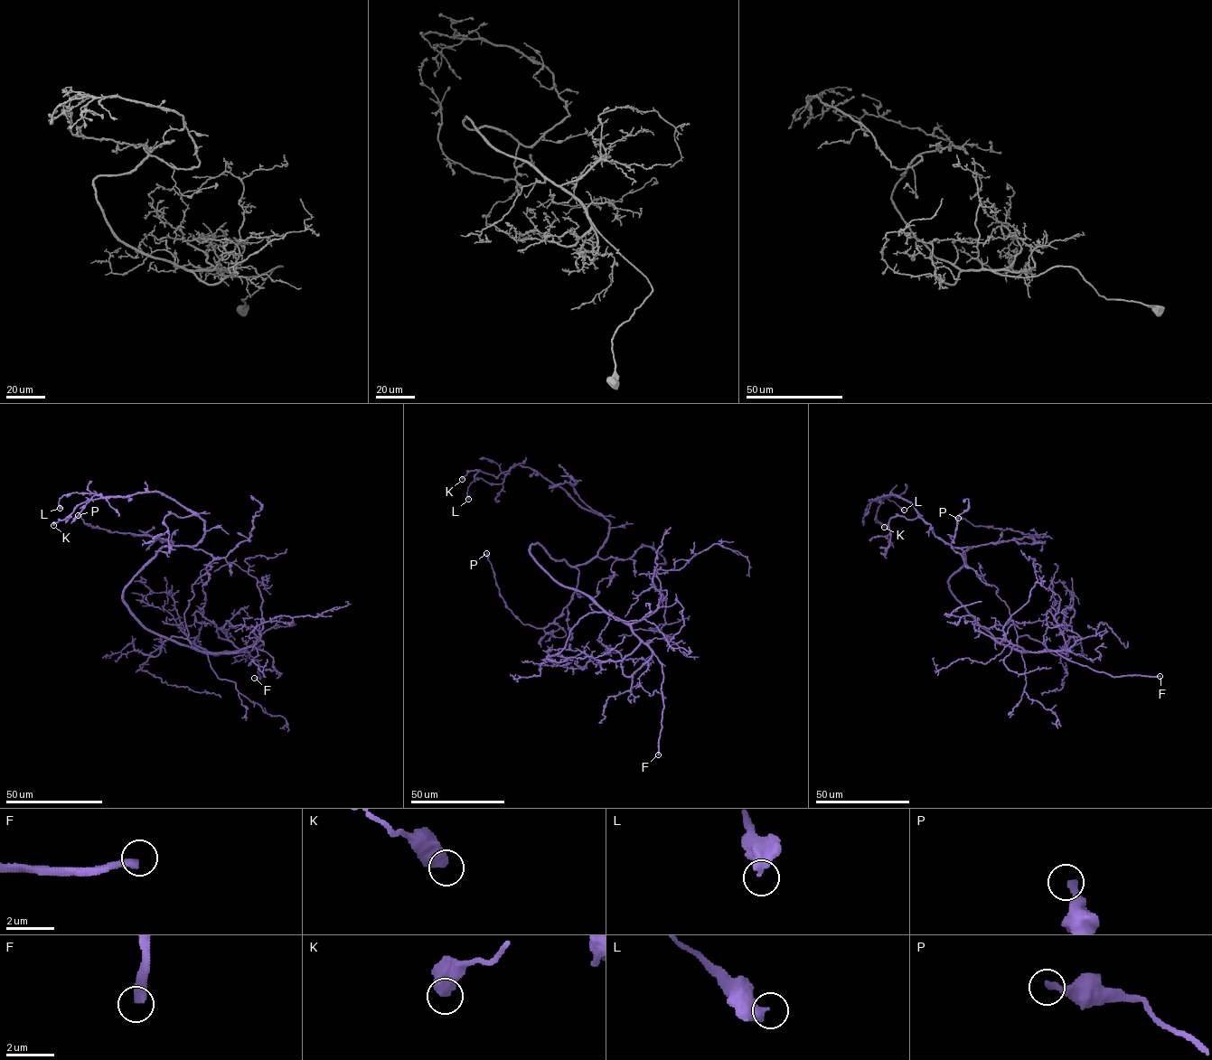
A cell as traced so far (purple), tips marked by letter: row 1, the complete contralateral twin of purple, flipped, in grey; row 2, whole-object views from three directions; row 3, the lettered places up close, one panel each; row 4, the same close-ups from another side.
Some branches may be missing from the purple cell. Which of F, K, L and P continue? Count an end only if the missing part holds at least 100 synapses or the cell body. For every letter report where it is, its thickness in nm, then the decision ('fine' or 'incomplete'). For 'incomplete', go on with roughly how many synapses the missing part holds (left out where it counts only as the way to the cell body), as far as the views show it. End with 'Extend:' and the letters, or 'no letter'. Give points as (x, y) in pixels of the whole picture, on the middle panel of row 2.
F: at (658, 755); 360 nm thick; incomplete
K: at (462, 479); 600 nm thick; fine
L: at (468, 499); 500 nm thick; fine
P: at (486, 553); 320 nm thick; fine
Extend: F

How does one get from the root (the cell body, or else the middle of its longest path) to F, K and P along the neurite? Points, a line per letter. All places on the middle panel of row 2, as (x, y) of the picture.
F: (530, 550), (555, 580), (589, 595), (626, 623), (657, 658), (663, 674), (664, 706), (658, 755)
K: (530, 550), (539, 543), (556, 559), (586, 564), (609, 523), (528, 467), (496, 476), (470, 471), (462, 479)
P: (530, 550), (539, 543), (552, 558), (578, 570), (571, 601), (541, 628), (524, 624), (507, 606), (486, 553)

